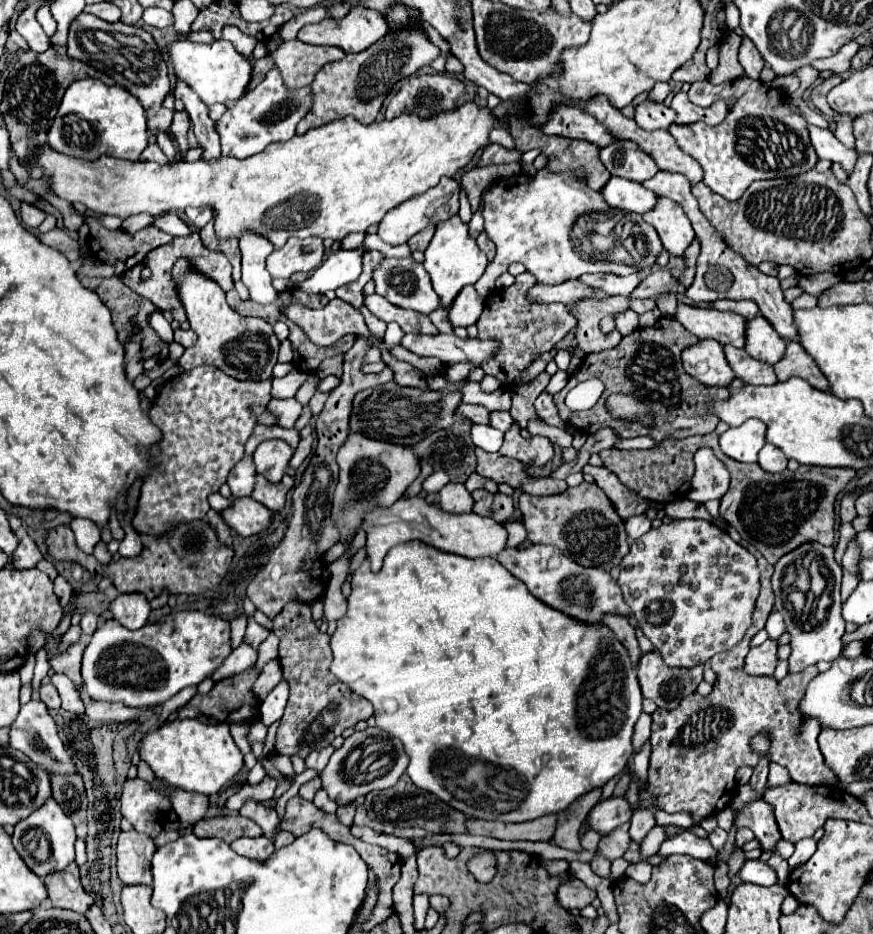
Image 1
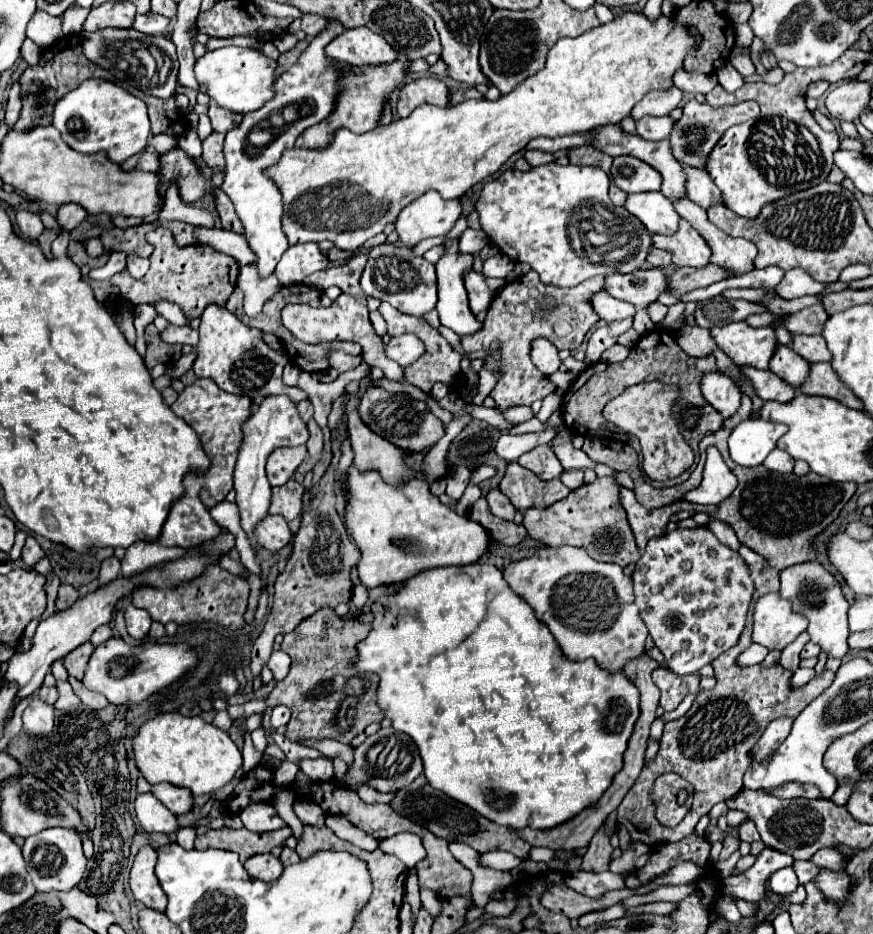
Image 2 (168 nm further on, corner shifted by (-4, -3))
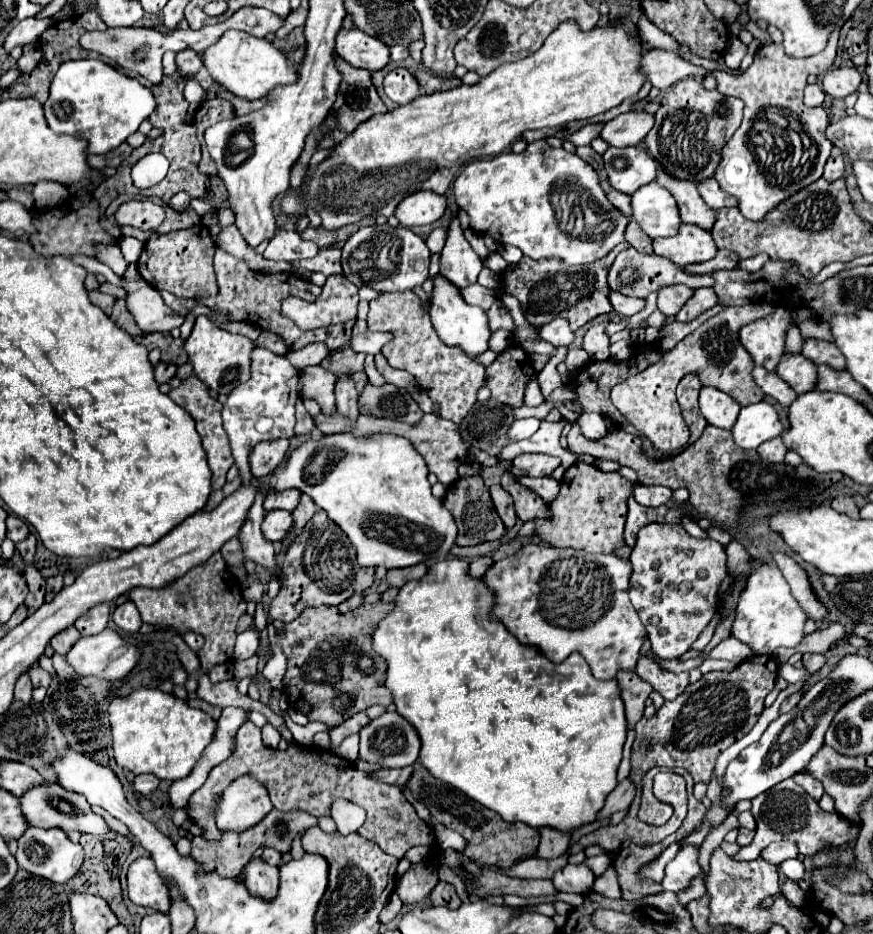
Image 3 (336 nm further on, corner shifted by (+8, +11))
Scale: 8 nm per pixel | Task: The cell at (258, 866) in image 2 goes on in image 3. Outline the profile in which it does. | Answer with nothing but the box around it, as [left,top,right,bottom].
[243,857,279,897]

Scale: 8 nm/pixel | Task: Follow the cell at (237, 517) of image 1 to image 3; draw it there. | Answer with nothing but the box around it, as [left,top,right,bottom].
[261,509,293,541]

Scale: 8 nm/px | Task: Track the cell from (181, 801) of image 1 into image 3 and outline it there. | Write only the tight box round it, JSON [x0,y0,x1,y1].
[133,773,161,795]

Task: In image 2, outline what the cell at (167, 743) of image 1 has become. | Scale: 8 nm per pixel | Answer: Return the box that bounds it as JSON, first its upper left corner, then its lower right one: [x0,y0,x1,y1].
[133,713,241,797]

